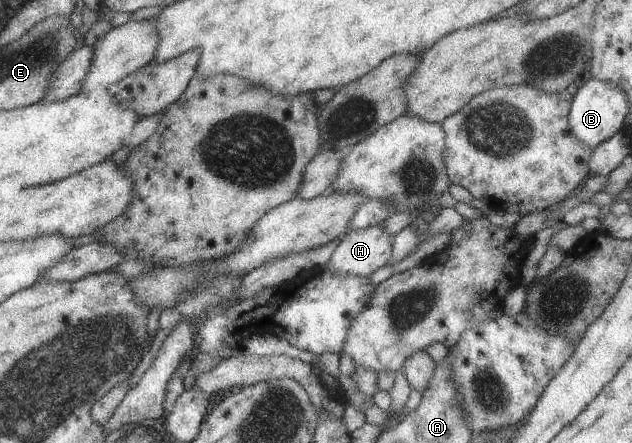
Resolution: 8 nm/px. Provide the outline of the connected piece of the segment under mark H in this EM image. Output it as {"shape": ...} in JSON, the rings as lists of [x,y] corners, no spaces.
{"shape":[[[379,224],[358,230],[347,230],[338,238],[333,255],[325,267],[331,273],[355,274],[368,277],[379,267],[390,263],[393,236]]]}

